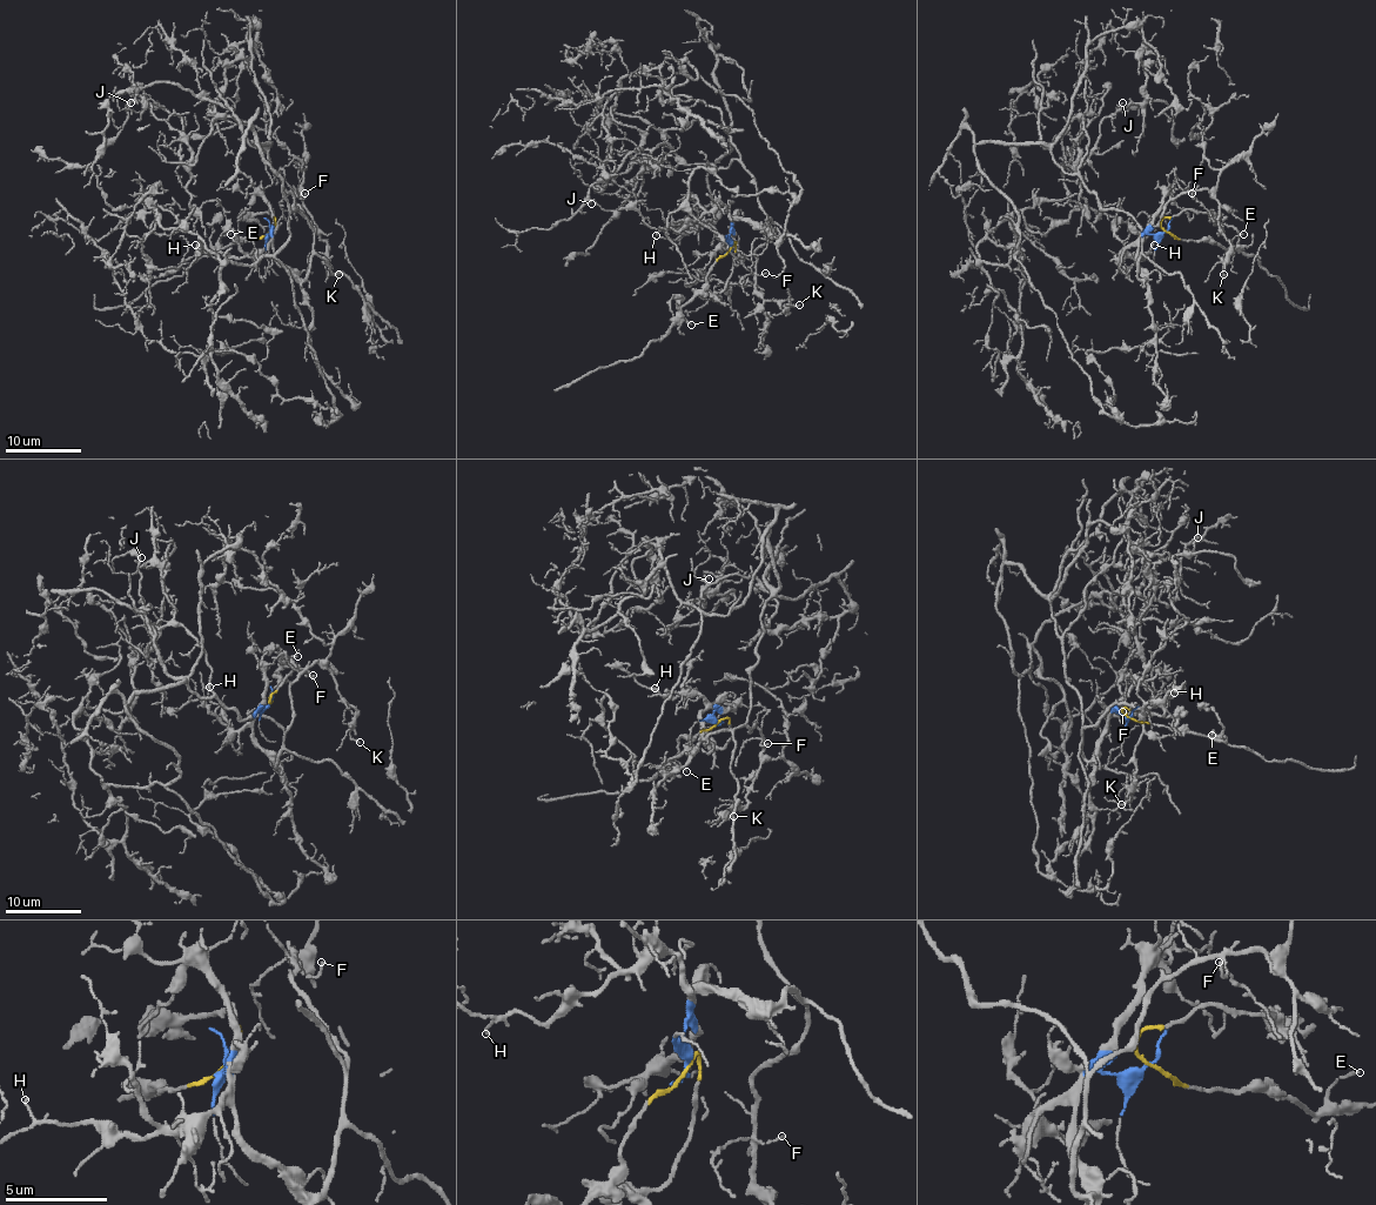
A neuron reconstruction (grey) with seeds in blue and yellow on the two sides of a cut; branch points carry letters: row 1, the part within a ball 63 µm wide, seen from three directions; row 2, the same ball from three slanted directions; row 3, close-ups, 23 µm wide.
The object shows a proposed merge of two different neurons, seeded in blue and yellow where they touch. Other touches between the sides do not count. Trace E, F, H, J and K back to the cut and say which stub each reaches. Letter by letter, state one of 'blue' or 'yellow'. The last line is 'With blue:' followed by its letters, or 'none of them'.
E: yellow
F: blue
H: blue
J: blue
K: blue
With blue: F, H, J, K

